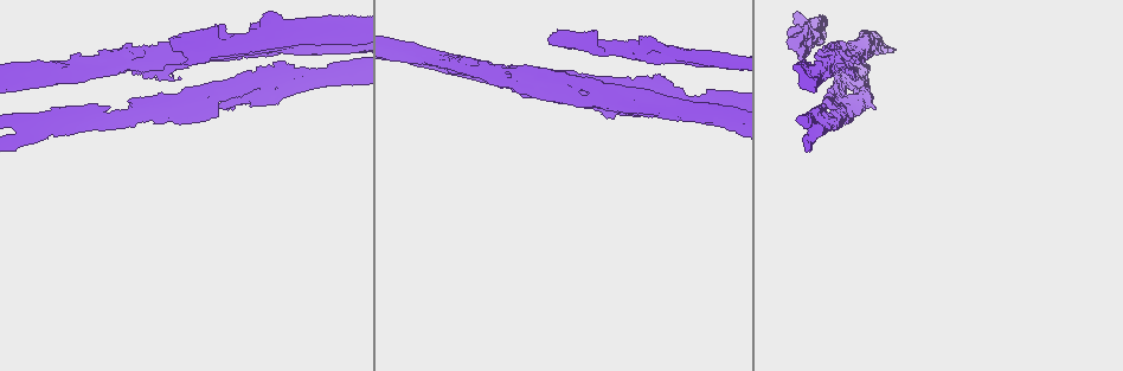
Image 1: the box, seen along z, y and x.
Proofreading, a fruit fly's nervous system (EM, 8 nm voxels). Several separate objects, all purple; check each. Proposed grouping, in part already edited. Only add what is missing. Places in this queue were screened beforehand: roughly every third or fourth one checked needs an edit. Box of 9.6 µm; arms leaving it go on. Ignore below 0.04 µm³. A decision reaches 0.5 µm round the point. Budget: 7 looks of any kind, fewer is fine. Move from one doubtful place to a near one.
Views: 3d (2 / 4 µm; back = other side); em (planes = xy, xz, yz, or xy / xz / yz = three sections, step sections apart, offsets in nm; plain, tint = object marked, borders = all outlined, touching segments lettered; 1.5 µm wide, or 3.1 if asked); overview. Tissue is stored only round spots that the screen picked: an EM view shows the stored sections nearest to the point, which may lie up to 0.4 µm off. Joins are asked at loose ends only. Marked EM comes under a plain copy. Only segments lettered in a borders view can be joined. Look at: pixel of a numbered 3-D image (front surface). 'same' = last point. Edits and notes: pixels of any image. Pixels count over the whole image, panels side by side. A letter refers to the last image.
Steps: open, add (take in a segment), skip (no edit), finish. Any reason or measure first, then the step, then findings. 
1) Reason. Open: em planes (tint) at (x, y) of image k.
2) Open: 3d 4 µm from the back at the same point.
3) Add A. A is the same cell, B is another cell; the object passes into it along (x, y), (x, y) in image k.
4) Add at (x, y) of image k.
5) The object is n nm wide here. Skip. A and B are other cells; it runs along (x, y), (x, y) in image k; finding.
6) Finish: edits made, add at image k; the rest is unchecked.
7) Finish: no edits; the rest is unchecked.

Open: em planes (borders) at (130, 101) of image 1.

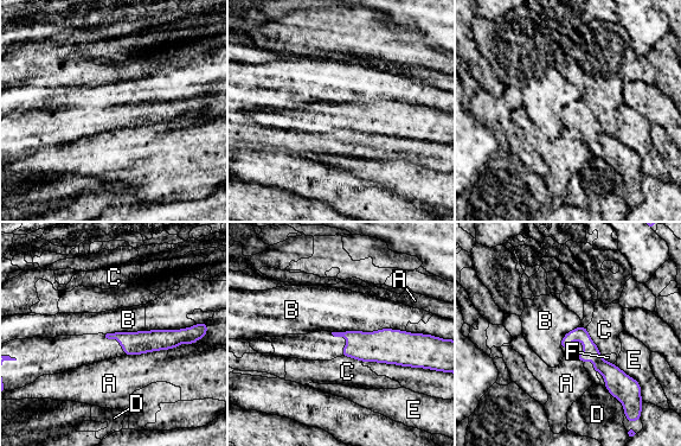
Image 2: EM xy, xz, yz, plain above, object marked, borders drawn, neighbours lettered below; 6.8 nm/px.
The longest contact is with B, 500 nm. Skip. A, B, C, D, E and F are other cells; no lettered segment goes on from it.

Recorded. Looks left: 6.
Stops while still wide. Open: em yz step 8 (borders) at (321, 42) of image 1.

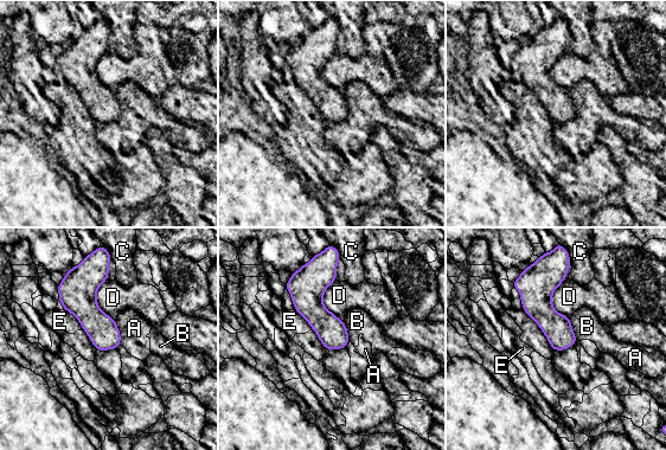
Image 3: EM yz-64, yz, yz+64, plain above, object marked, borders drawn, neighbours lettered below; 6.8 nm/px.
Open: em planes (borders) at the same point.

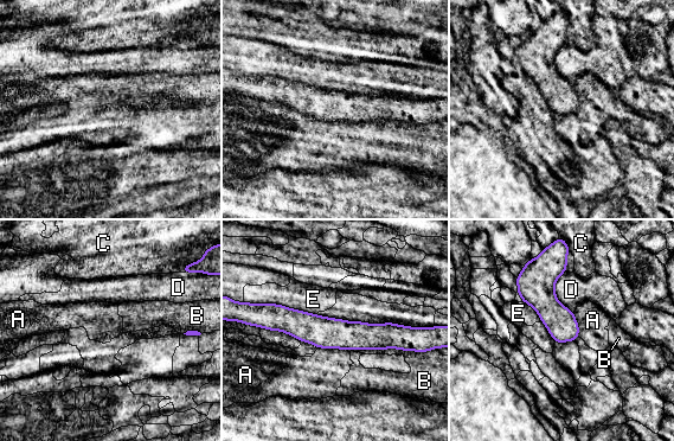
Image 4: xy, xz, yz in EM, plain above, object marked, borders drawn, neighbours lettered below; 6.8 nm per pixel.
The longest contact is with E, 400 nm. Skip. A, B, C, D and E are other cells; it runs along (265, 320), (406, 339) in image 4; none of them fits.

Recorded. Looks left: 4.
Stops while still wide. Open: 3d 2 µm at (803, 68) of image 1.

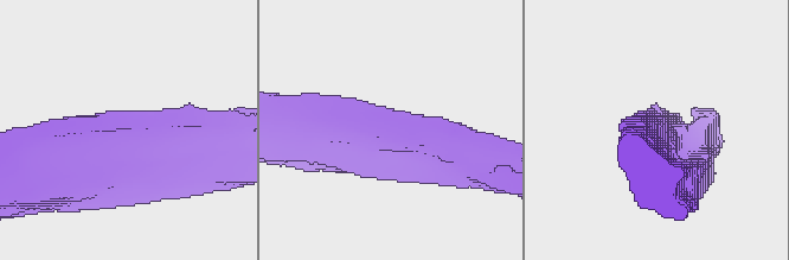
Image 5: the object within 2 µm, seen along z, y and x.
The arms are 320, 320 nm wide. Open: em planes (borders) at (130, 130) of image 5.

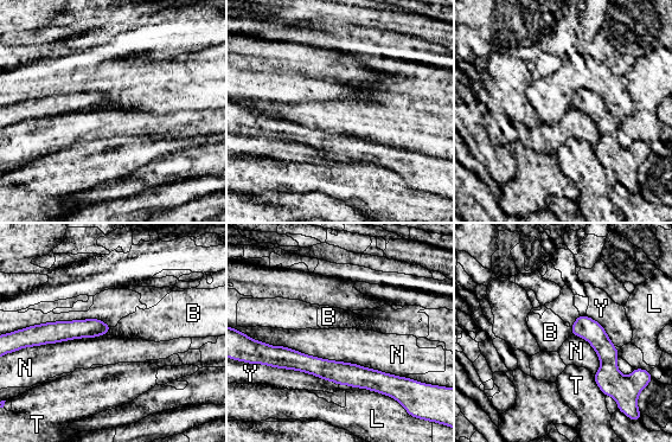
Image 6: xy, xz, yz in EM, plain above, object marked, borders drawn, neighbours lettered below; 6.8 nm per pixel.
Skip. B, L, N, T and Y are other cells; a border runs along (261, 341), (404, 377) in image 6; none of them fits.

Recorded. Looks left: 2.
Finish: no edits; the rest is unchecked.

